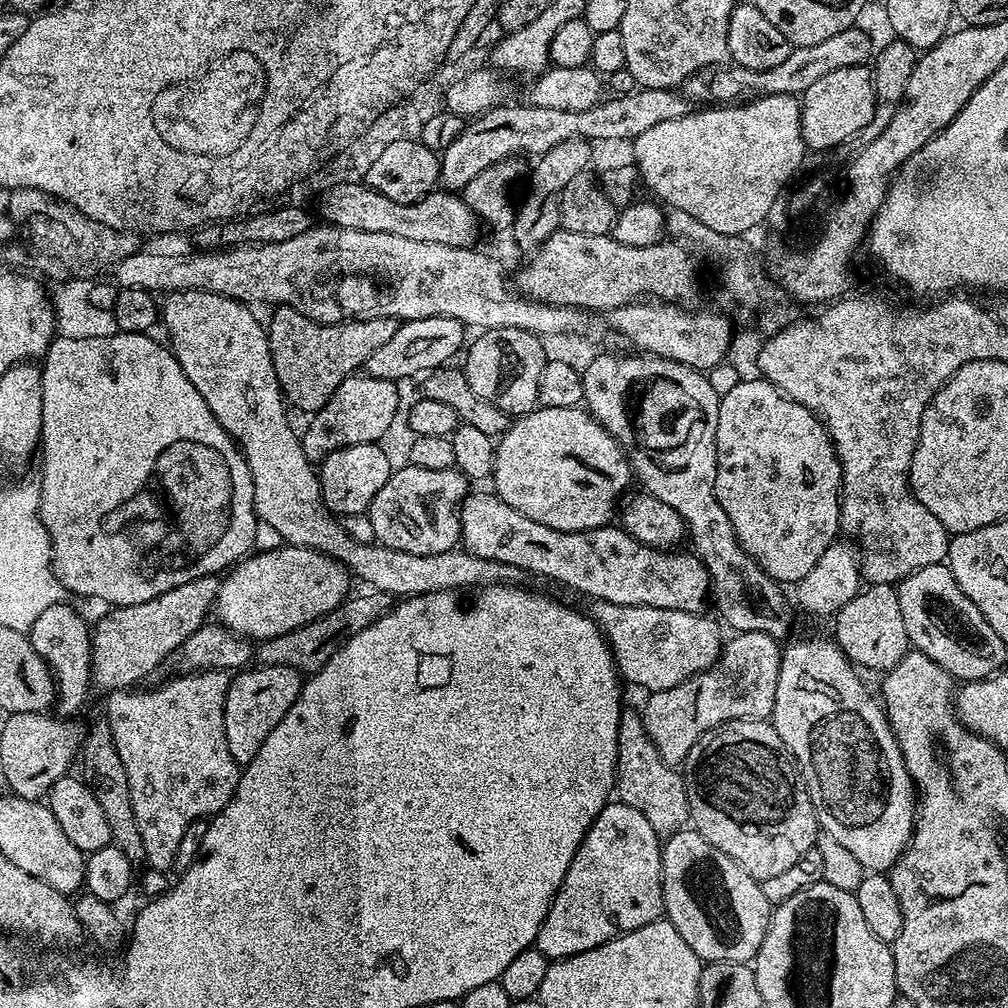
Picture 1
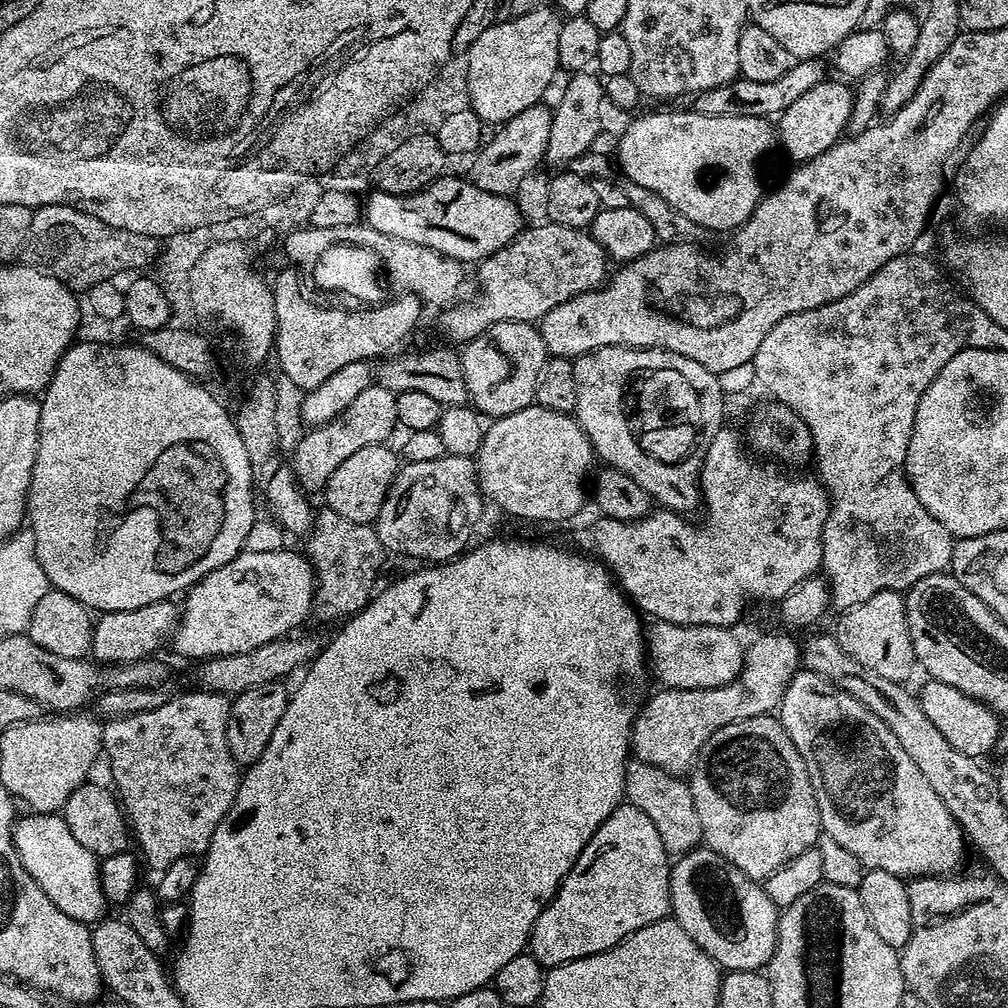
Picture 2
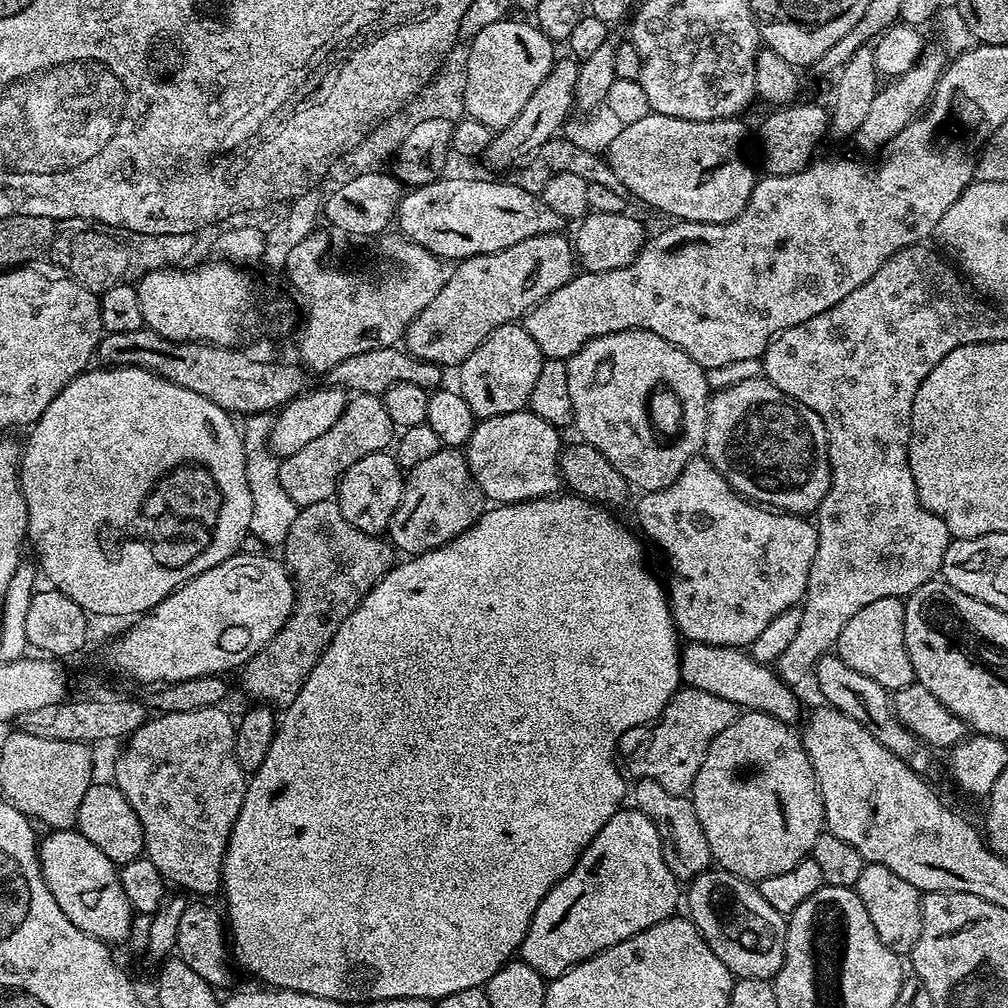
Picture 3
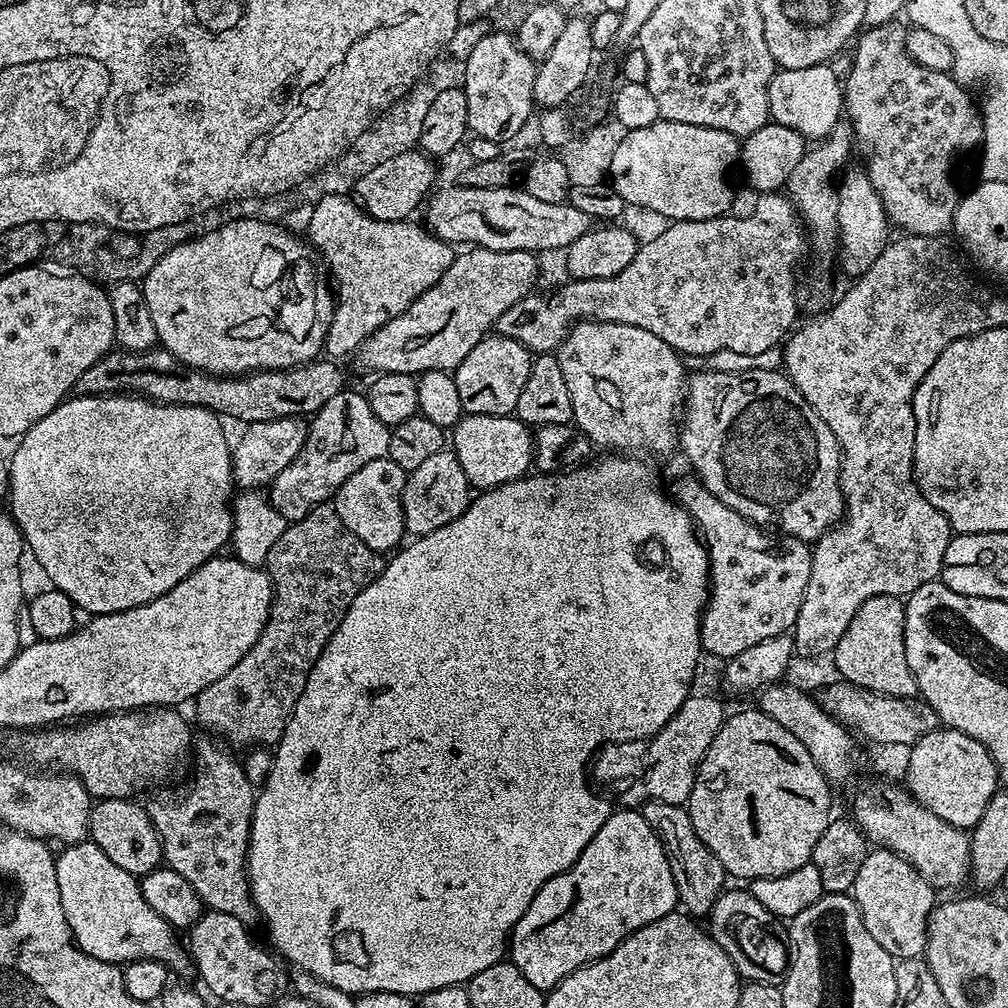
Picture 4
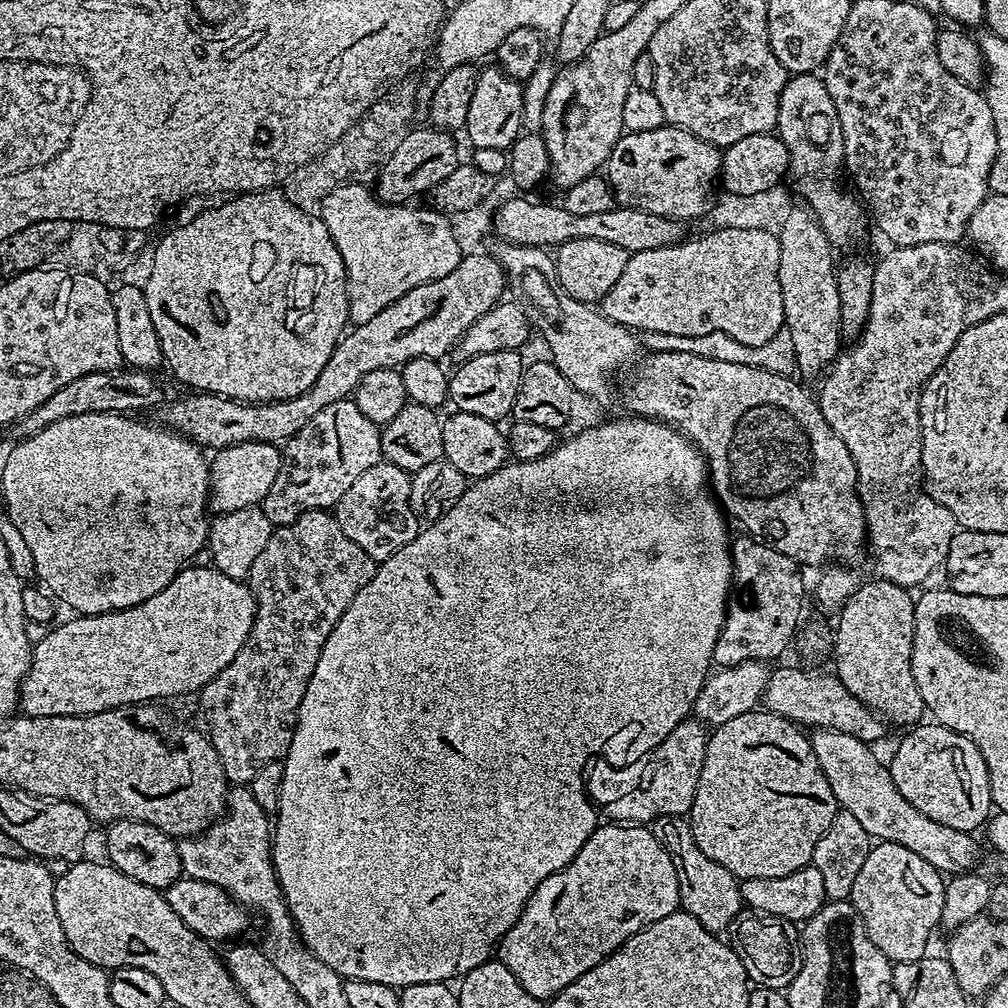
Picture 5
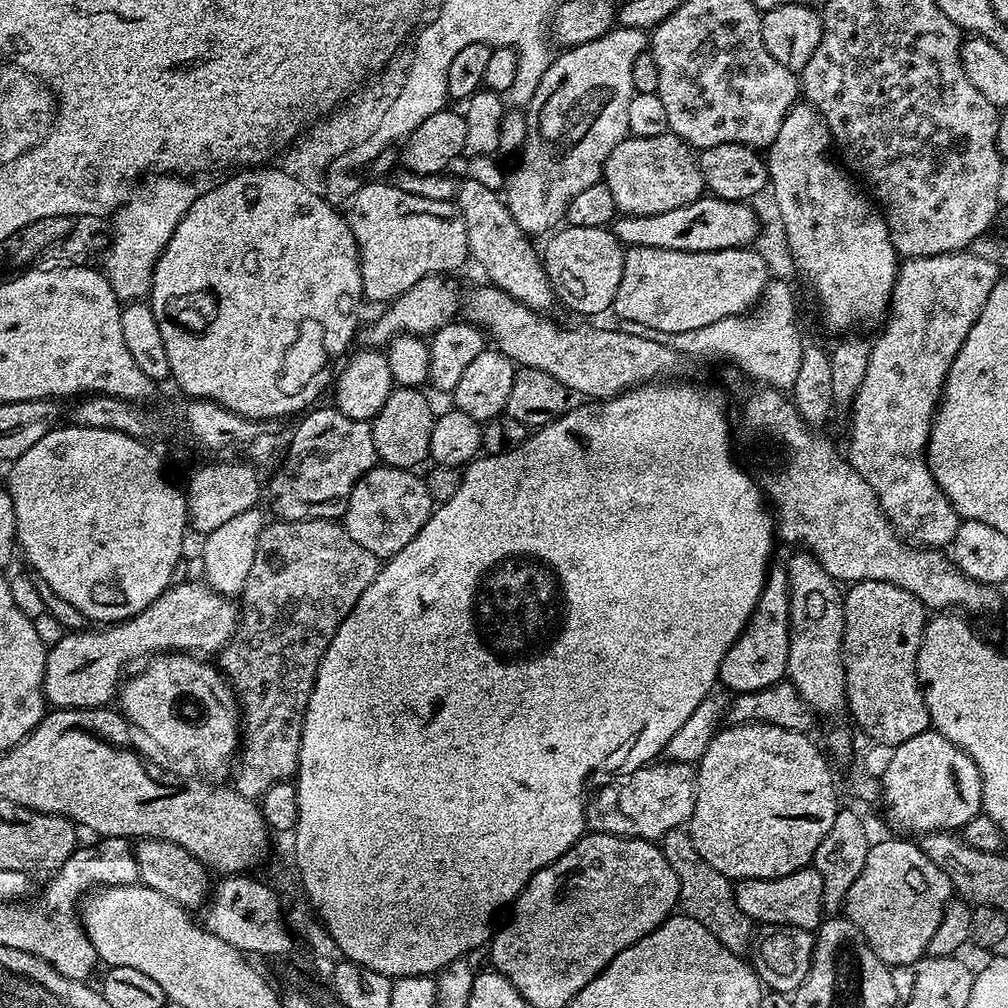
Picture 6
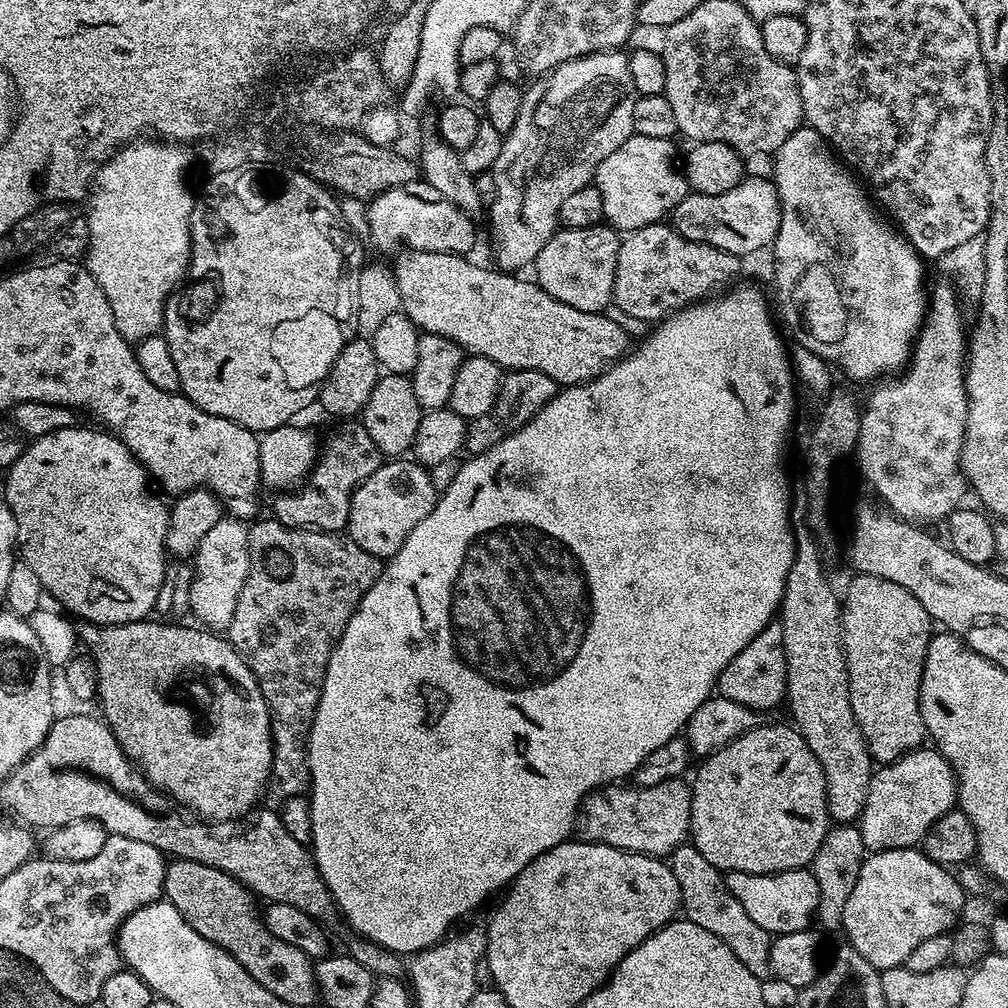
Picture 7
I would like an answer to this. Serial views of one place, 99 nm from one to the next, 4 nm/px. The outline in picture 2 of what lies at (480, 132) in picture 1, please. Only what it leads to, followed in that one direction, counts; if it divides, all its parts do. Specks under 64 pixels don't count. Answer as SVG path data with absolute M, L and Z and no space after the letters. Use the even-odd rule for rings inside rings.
M821 57L795 61L786 74L782 74L774 82L752 82L750 79L739 77L728 84L715 87L714 90L697 93L692 100L693 111L722 117L762 117L764 119L777 117L795 99L802 98L811 87L820 85L827 79L828 72L824 64L825 61Z

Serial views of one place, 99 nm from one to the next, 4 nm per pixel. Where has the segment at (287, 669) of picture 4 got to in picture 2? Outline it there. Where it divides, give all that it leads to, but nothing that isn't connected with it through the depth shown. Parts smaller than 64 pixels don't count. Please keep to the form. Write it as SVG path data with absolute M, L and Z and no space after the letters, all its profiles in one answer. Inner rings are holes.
M325 507L313 515L312 529L306 533L304 542L303 551L316 577L314 616L320 620L340 622L361 612L374 595L376 579L386 557L386 549L375 527L355 524L350 522L350 518L342 518L342 514L334 514L334 510Z

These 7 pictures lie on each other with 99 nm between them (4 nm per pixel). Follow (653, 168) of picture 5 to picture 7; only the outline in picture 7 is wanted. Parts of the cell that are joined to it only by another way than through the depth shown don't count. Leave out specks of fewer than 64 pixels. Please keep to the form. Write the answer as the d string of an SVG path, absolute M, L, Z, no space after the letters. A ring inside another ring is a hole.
M632 135L629 140L622 142L622 146L618 146L618 150L614 150L614 154L609 154L606 158L602 158L602 162L598 166L596 171L596 179L594 181L598 194L602 194L602 208L604 210L604 220L607 221L611 227L619 230L621 233L627 234L638 230L642 226L647 224L658 224L661 223L669 214L672 214L675 208L678 206L683 199L686 199L690 193L688 187L688 180L684 177L683 171L678 167L678 160L676 164L676 148L675 143L672 140L667 140L666 138L646 138L645 136Z

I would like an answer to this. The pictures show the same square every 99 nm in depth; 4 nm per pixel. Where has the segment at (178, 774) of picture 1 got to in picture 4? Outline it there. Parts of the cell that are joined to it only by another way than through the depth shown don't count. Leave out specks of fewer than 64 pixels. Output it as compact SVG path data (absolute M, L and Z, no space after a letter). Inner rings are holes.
M199 740L194 744L196 761L188 789L176 797L147 801L148 817L160 836L163 863L190 882L201 905L213 912L234 914L245 926L252 926L257 923L258 913L248 890L248 835L257 789L246 778L243 763L235 760L223 743Z

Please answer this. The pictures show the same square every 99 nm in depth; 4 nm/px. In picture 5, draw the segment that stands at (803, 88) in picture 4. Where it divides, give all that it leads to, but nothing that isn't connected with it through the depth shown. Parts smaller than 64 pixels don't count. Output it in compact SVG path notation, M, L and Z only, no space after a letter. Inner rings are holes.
M796 74L788 79L778 102L776 128L788 151L790 180L792 176L797 190L808 199L804 199L807 207L816 216L826 238L837 249L858 243L864 236L866 212L861 201L851 191L848 193L840 181L840 172L842 176L844 168L842 126L836 117L834 102L819 75Z

